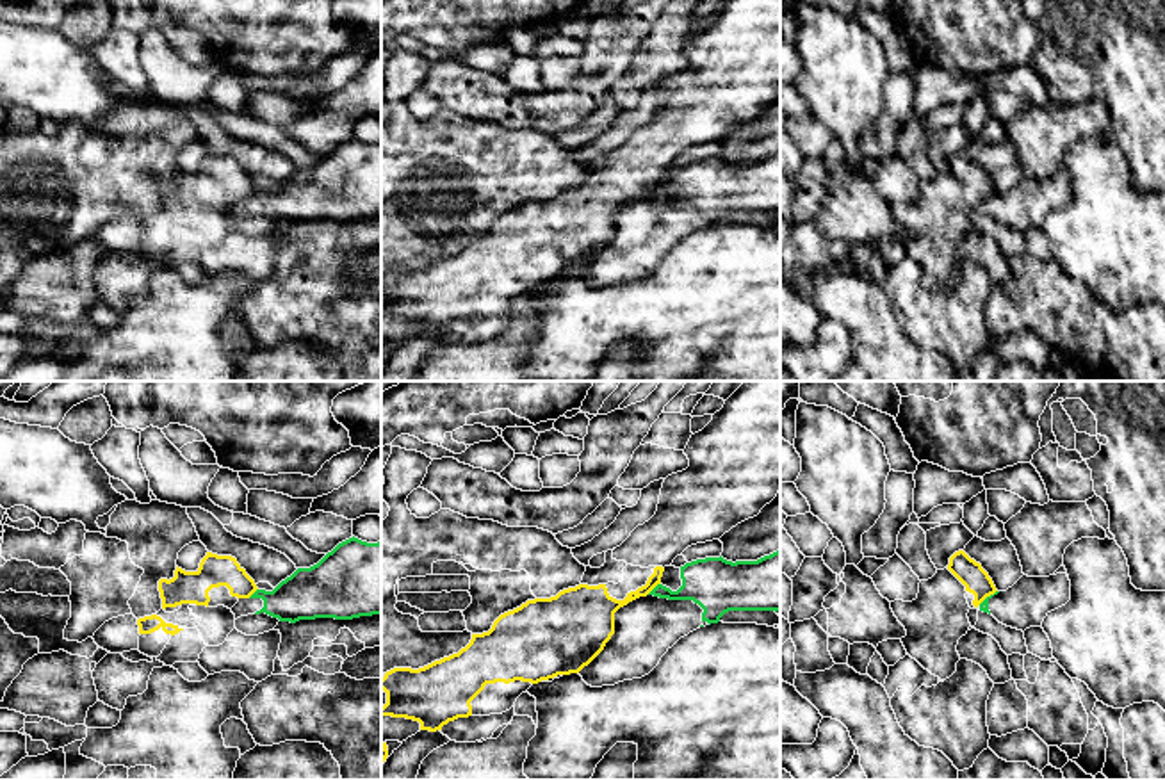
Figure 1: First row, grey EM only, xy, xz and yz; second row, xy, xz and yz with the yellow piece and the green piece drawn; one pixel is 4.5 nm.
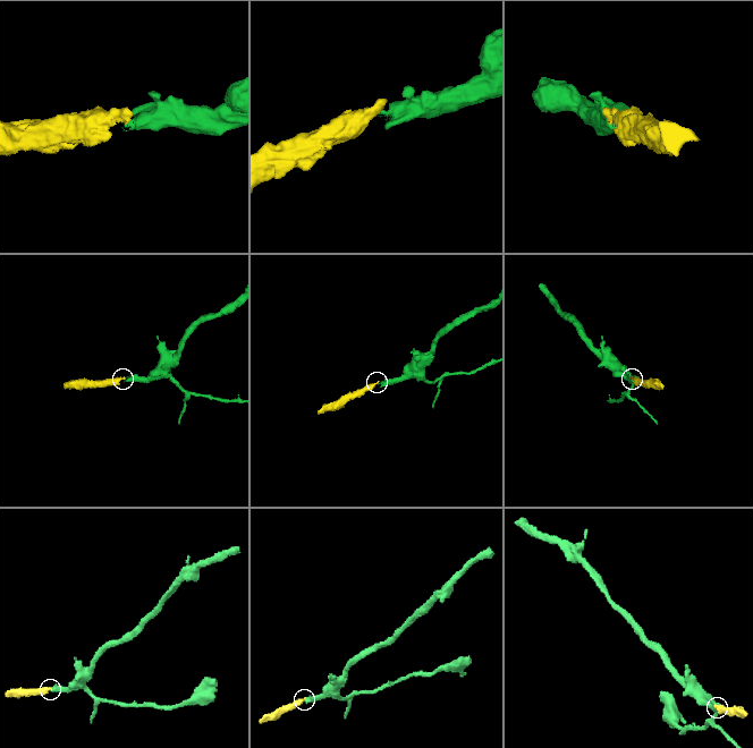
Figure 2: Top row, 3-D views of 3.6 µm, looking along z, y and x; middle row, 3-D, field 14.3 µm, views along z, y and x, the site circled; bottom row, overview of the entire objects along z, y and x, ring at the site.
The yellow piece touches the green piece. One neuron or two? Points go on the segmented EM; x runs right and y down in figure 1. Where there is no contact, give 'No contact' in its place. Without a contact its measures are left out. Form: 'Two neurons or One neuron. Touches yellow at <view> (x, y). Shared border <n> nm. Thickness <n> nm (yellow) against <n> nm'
Two neurons. Touches yellow at xz (652, 588). Shared border 80 nm. Thickness 140 nm (yellow) against 220 nm

